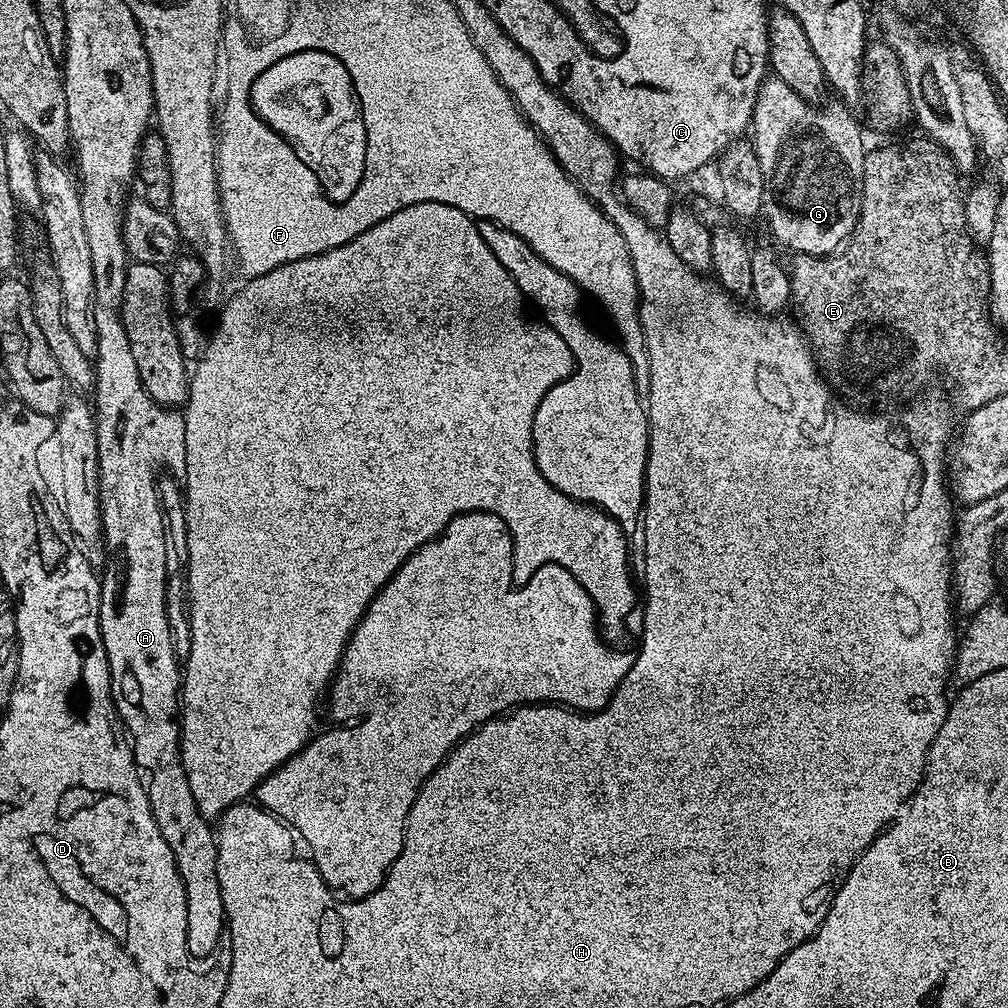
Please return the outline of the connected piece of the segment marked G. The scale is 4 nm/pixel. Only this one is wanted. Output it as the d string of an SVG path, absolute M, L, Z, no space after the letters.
M775 78L765 79L761 84L756 105L760 107L760 112L752 112L750 125L751 131L756 131L754 149L760 159L767 191L784 211L773 214L772 230L786 247L792 248L793 253L831 256L851 240L852 232L860 221L866 155L864 136L847 107L819 108L819 103L804 100L793 88L786 86L786 82Z

